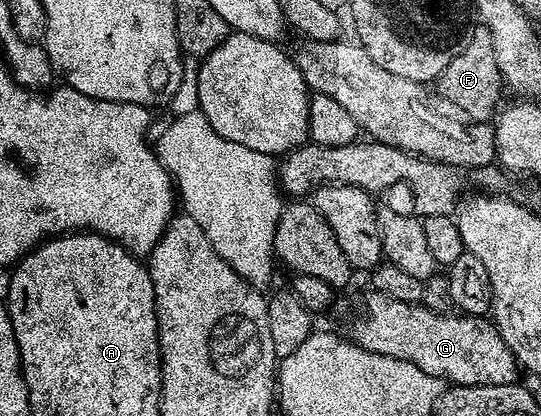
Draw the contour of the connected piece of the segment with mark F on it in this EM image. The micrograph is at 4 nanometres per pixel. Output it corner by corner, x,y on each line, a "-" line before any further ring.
482,24
472,29
467,40
467,47
460,55
453,56
449,64
445,64
445,72
433,82
443,98
448,98
464,119
473,122
490,123
500,109
499,97
505,94
505,83
501,76
501,68
497,68
497,52
493,52
493,36

